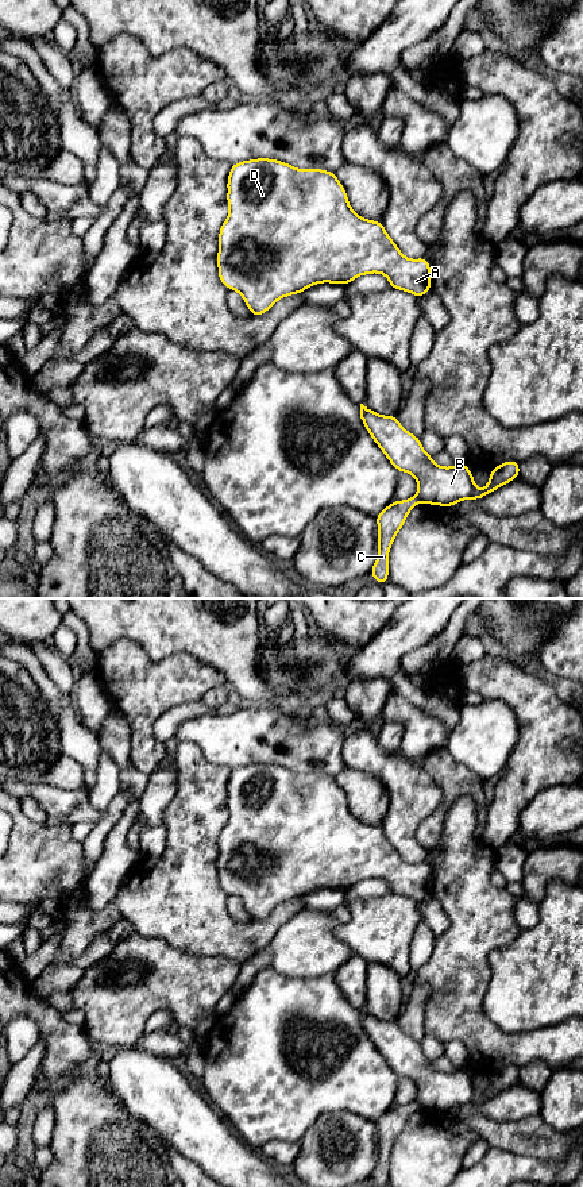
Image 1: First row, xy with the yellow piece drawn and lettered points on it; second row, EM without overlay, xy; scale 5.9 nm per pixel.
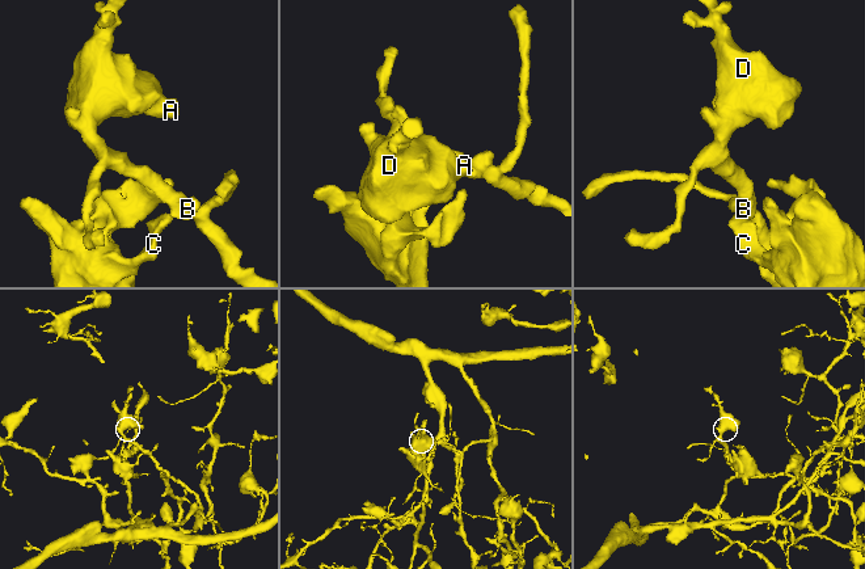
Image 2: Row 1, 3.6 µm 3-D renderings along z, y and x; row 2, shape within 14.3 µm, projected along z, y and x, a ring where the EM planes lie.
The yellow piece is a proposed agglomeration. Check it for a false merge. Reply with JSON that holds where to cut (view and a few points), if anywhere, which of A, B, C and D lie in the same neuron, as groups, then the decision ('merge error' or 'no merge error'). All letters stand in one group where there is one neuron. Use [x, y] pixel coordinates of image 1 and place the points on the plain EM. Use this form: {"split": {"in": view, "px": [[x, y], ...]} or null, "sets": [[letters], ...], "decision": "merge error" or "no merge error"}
{"split": {"in": "xy", "px": [[416, 1099], [421, 1106]]}, "sets": [["A", "B", "D"], ["C"]], "decision": "merge error"}

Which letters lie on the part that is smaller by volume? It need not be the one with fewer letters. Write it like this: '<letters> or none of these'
C

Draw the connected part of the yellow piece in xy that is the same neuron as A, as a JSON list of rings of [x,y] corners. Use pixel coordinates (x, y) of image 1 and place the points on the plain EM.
[[[256,763],[232,768],[227,793],[229,818],[219,835],[219,885],[243,902],[252,921],[266,918],[281,903],[300,899],[316,889],[345,891],[355,883],[372,878],[383,879],[390,893],[409,897],[417,903],[432,895],[429,866],[425,862],[406,863],[381,825],[360,822],[351,813],[347,797],[333,776],[297,774],[278,764]]]

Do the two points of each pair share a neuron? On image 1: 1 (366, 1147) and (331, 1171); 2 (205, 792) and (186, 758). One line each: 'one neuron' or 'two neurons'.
1: one neuron
2: one neuron

